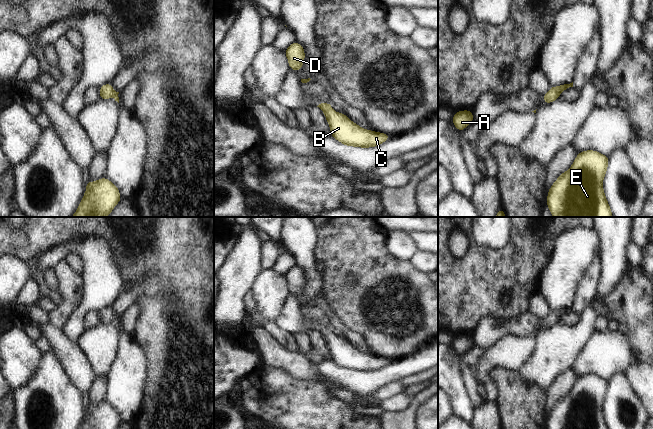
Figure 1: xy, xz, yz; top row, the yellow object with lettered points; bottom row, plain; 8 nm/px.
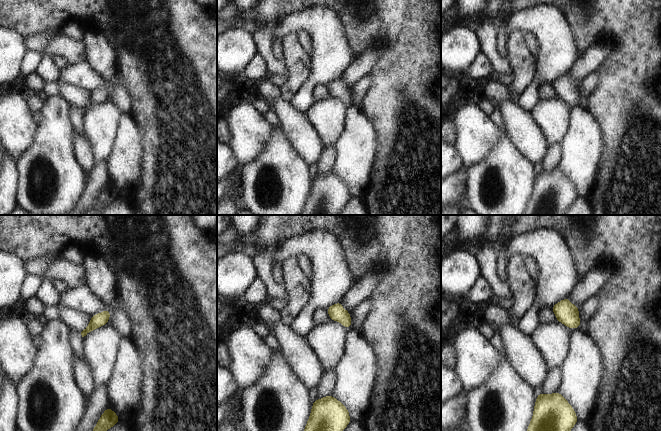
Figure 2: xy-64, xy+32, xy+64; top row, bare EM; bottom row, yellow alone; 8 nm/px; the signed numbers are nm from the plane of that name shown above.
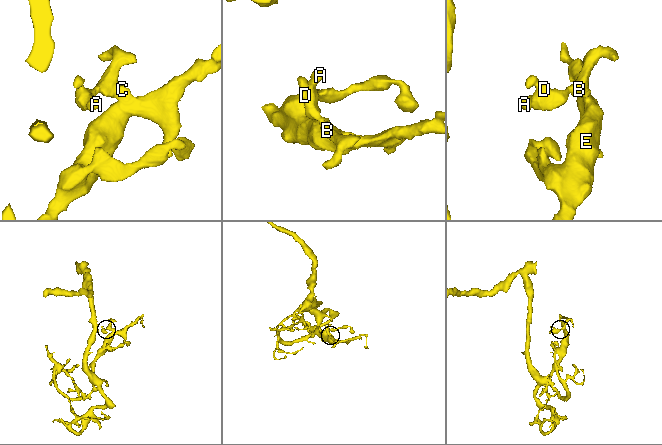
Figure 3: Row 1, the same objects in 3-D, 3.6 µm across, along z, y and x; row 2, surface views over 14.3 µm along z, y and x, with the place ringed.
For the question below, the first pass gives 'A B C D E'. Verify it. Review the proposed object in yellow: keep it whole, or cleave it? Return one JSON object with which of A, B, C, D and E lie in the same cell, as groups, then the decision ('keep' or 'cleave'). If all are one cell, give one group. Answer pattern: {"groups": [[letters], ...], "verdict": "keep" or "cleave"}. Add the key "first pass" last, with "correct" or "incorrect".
{"groups": [["A", "B", "C", "D", "E"]], "verdict": "keep", "first pass": "correct"}

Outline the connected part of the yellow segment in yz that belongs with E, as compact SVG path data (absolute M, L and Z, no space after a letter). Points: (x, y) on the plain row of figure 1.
M584 374L577 378L570 392L561 397L547 417L546 429L609 429L603 413L609 380L596 374Z

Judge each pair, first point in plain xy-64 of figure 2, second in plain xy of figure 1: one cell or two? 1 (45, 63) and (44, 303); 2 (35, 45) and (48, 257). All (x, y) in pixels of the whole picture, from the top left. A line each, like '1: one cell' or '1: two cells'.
1: one cell
2: one cell

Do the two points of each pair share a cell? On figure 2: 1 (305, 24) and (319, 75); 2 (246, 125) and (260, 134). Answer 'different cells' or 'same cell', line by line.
1: same cell
2: same cell

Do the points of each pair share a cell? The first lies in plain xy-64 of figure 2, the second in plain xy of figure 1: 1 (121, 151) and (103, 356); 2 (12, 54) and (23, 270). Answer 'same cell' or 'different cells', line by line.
1: different cells
2: same cell

